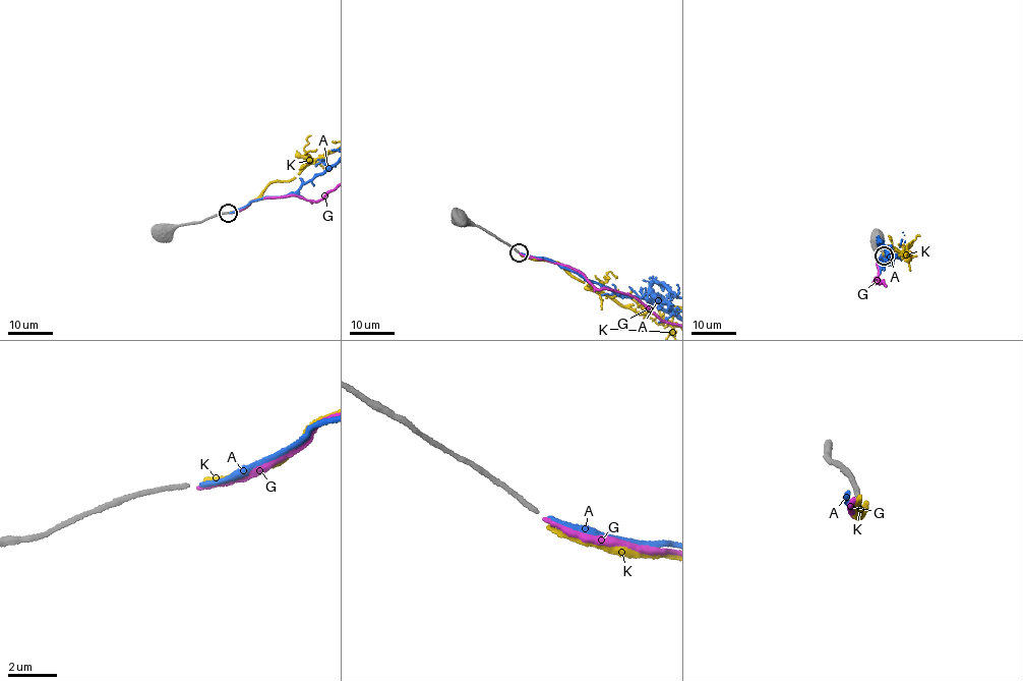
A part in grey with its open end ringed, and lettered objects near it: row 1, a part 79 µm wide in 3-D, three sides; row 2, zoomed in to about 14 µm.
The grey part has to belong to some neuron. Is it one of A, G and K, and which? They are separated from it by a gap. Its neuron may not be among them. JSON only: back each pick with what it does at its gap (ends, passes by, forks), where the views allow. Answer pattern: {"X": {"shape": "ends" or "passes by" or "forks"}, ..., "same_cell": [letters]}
{"A": {"shape": "ends"}, "same_cell": ["A"]}

